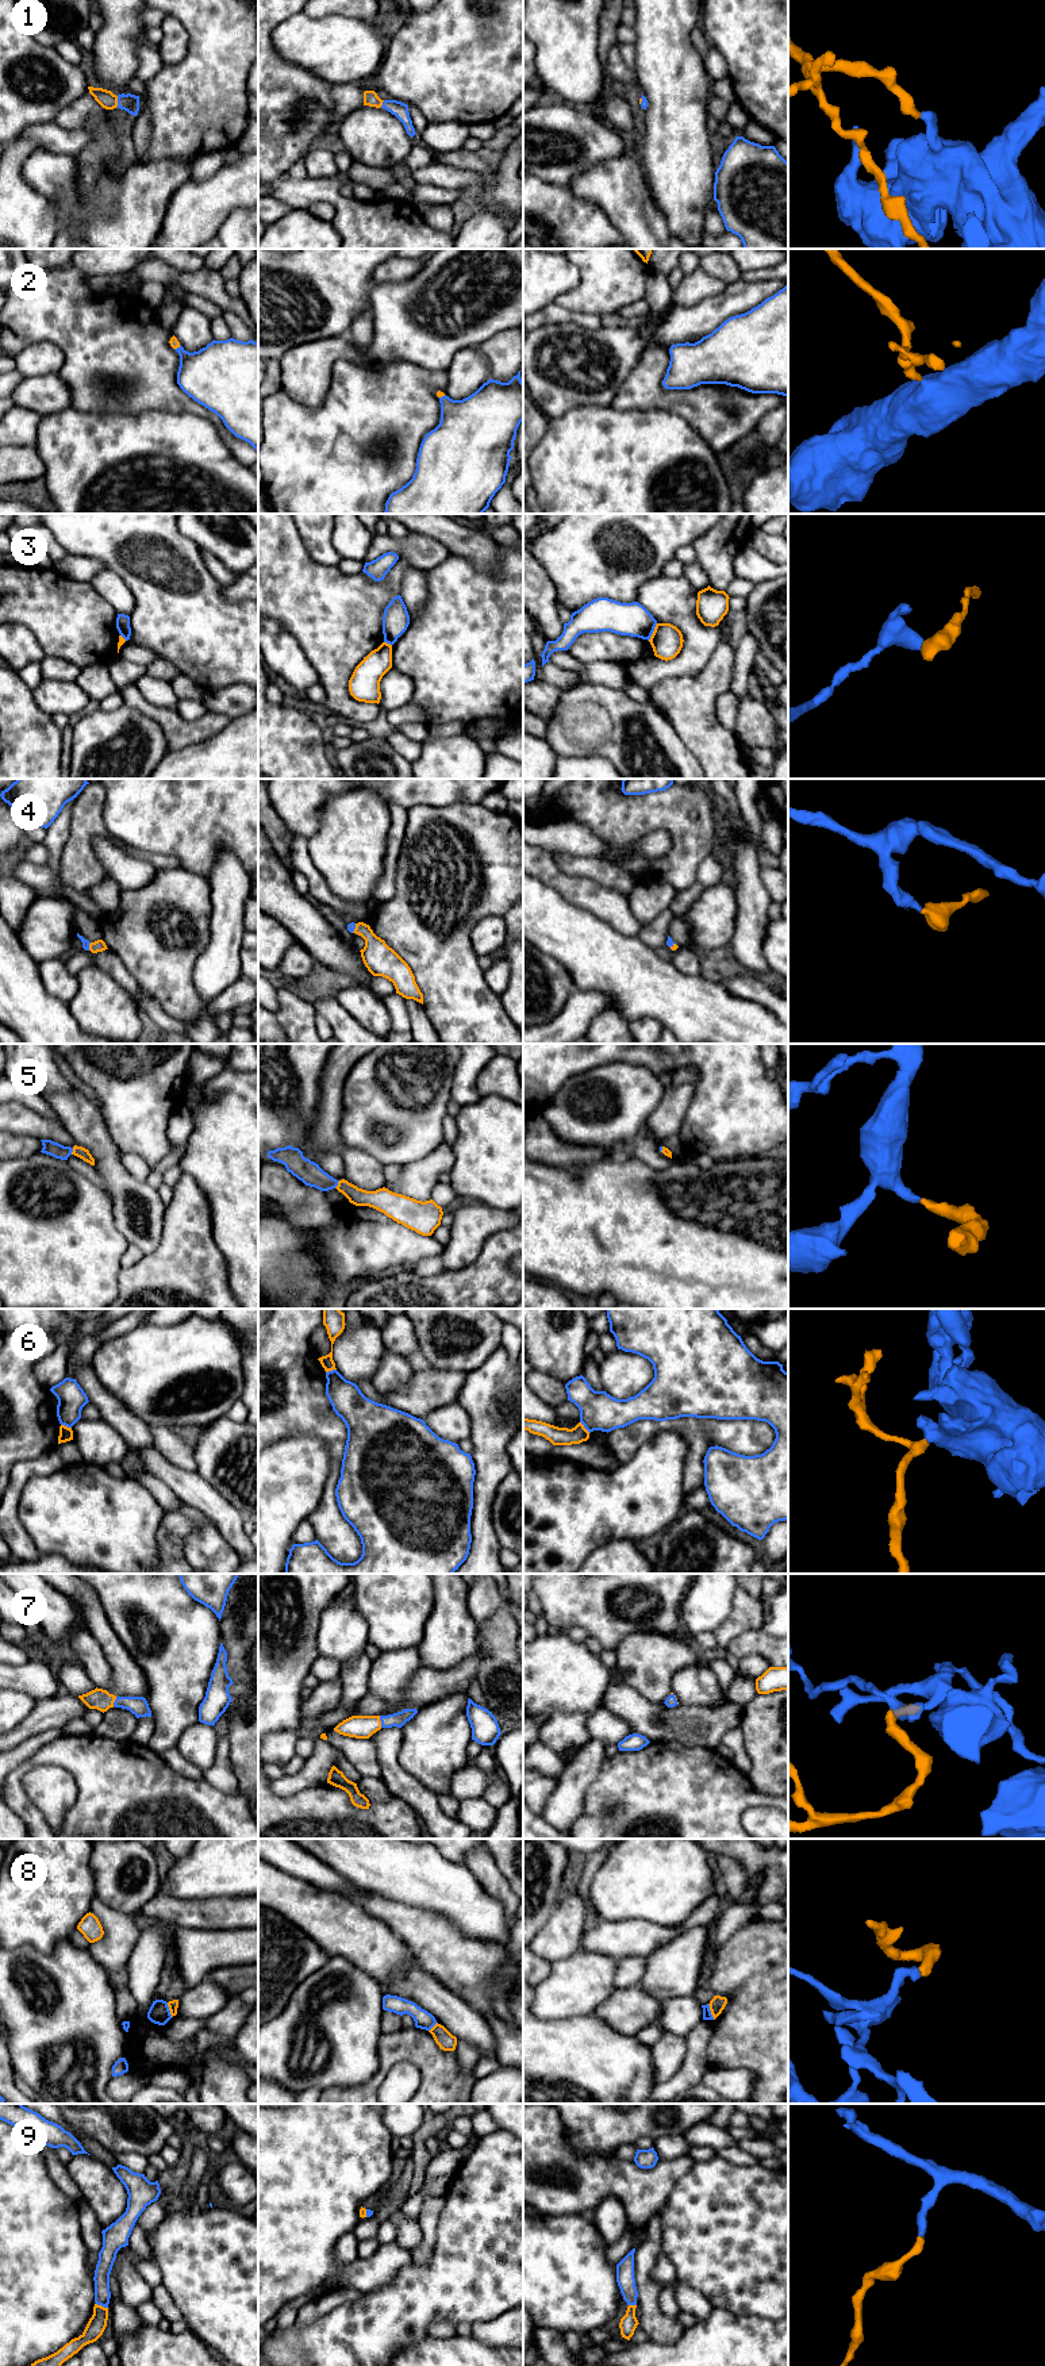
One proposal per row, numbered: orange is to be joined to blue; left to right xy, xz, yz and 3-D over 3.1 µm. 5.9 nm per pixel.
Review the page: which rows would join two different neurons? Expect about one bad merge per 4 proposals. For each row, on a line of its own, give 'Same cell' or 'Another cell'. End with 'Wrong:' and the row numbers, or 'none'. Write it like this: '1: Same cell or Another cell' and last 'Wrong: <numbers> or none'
1: Same cell
2: Same cell
3: Another cell
4: Same cell
5: Same cell
6: Another cell
7: Same cell
8: Another cell
9: Same cell
Wrong: 3, 6, 8

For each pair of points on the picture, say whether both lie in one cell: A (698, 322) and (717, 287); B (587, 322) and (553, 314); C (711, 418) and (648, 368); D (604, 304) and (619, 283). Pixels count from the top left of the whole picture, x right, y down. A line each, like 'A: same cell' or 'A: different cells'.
A: different cells
B: same cell
C: same cell
D: same cell

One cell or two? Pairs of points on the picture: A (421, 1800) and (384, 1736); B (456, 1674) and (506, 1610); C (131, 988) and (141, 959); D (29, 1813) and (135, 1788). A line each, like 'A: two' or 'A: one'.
A: one
B: two
C: two
D: one

